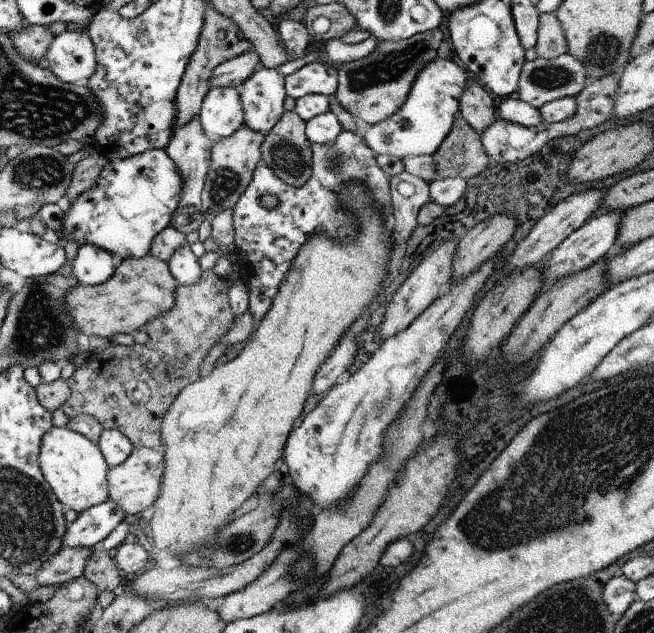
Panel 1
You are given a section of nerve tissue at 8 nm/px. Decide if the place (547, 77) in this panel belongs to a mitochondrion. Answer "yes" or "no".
yes

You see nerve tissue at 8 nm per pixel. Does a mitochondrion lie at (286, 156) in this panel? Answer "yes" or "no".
yes

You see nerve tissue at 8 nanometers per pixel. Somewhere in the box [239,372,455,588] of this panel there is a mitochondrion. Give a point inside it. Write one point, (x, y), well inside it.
(378, 407)

